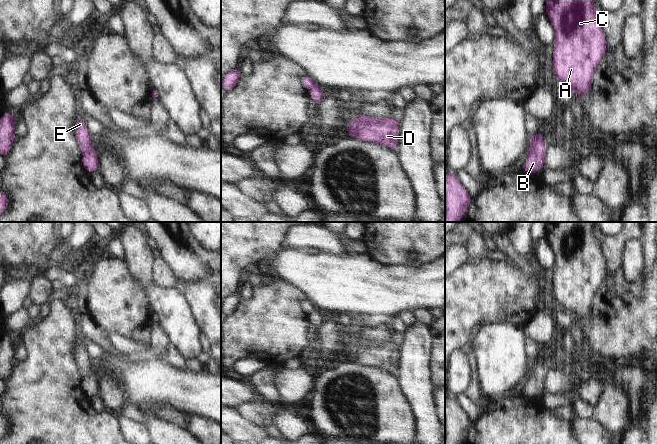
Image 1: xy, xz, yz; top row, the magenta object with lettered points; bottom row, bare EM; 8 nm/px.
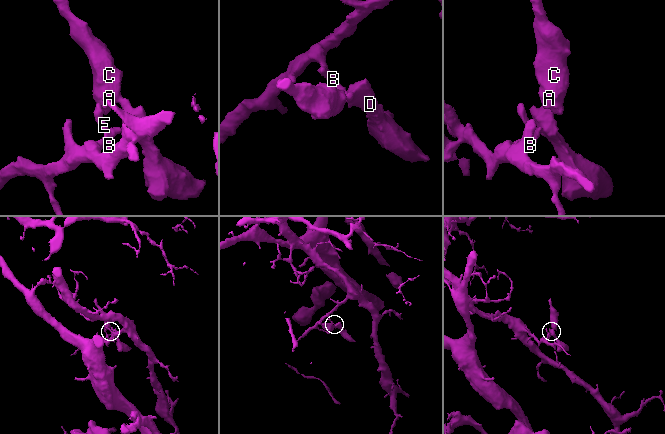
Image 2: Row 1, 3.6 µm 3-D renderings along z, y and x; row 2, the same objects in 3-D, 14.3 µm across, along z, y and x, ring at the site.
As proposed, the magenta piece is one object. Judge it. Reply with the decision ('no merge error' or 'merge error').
merge error

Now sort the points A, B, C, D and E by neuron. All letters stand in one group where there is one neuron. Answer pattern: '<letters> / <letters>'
A B C D / E

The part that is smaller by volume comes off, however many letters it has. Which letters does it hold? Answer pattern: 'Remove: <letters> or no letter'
Remove: A, B, C, D.

